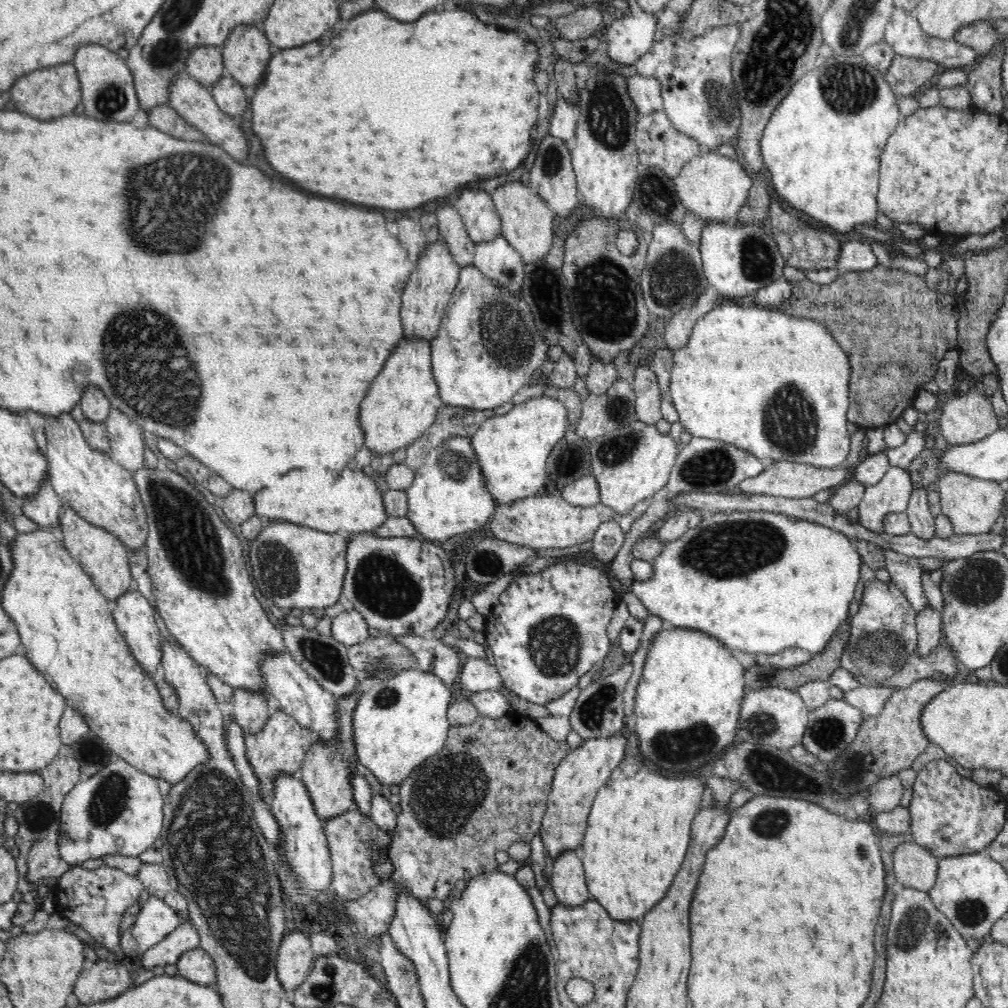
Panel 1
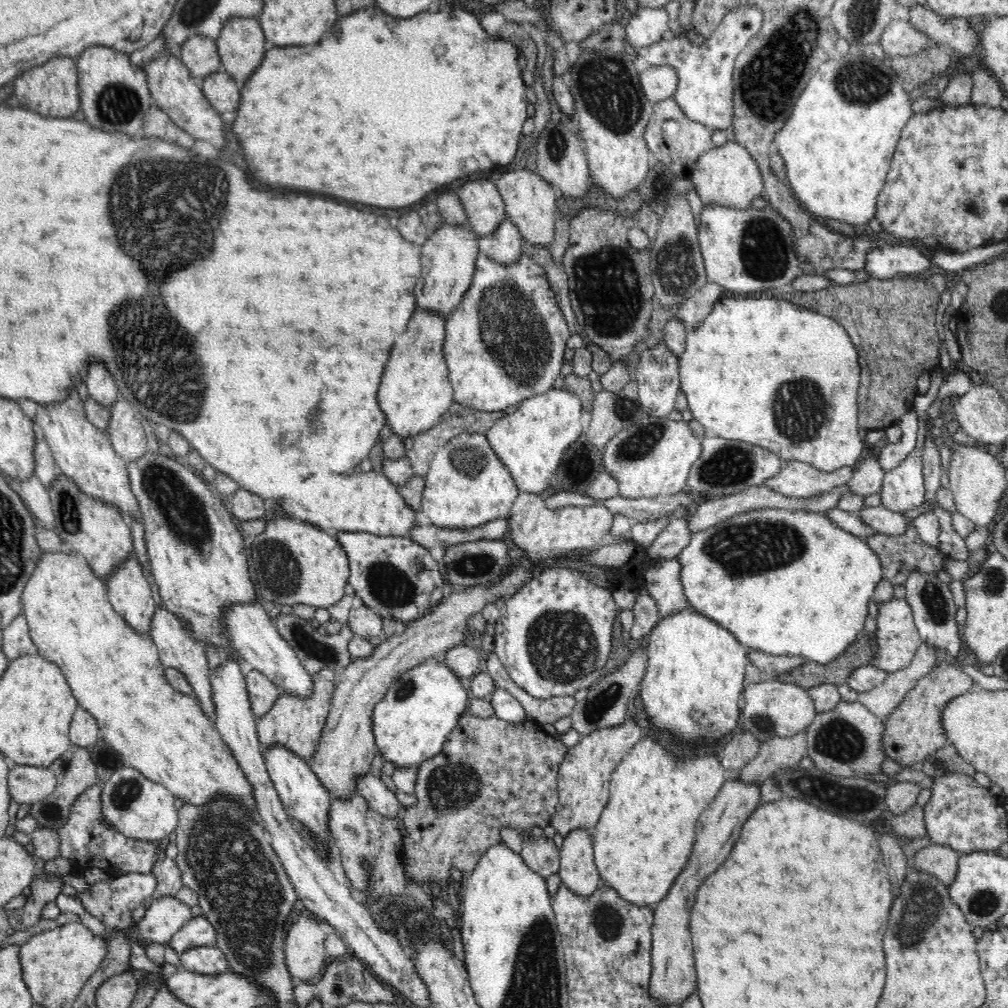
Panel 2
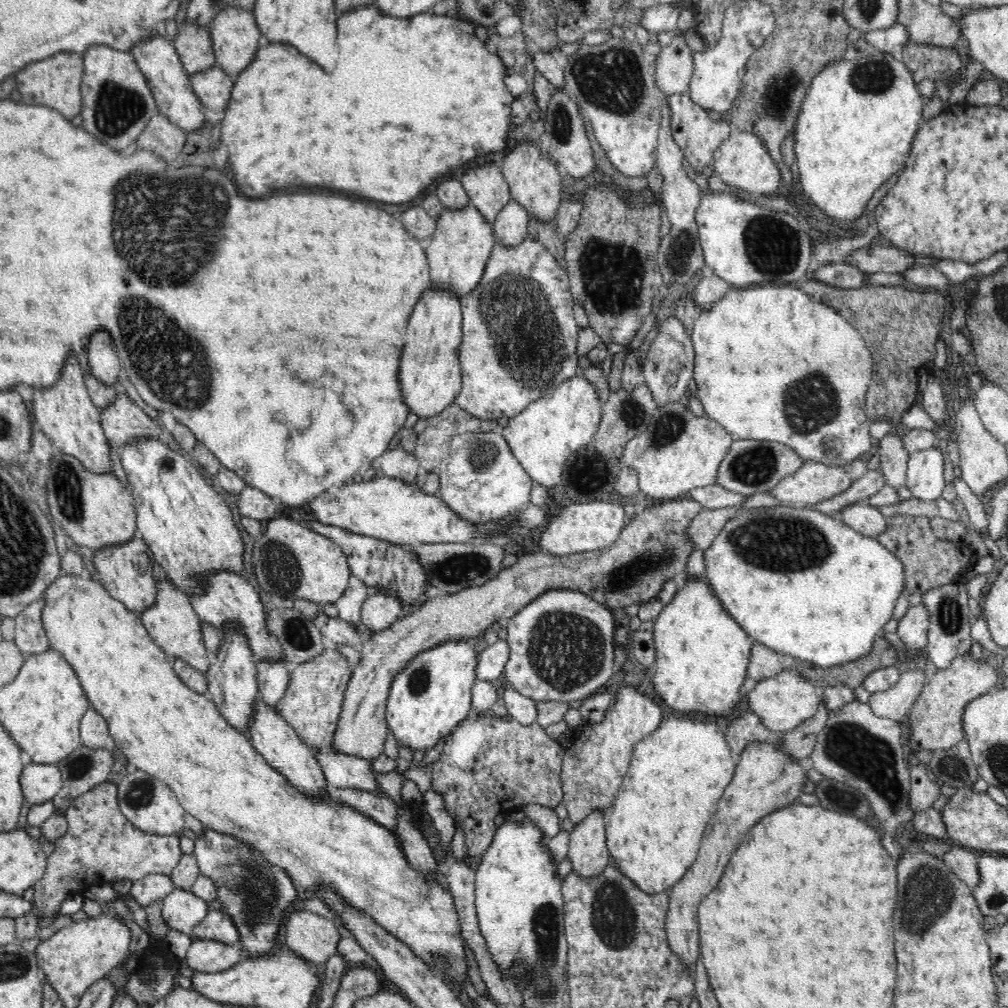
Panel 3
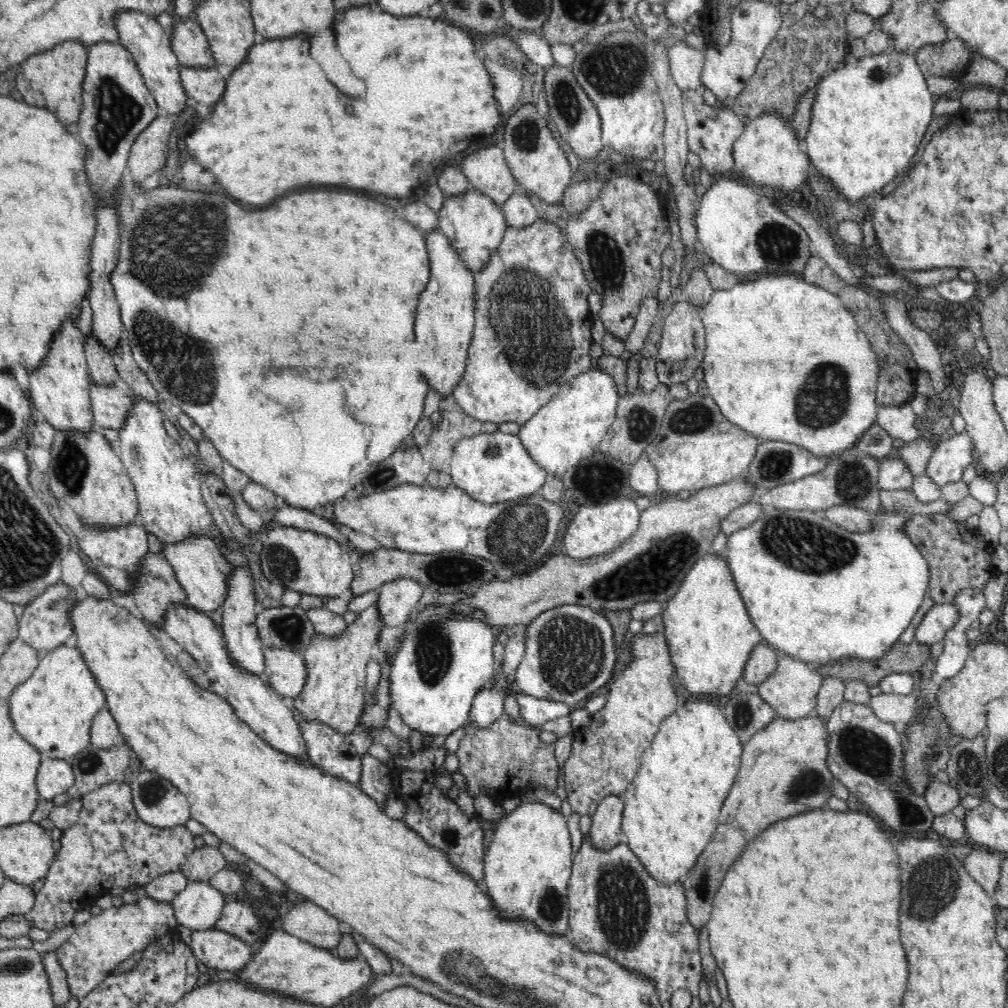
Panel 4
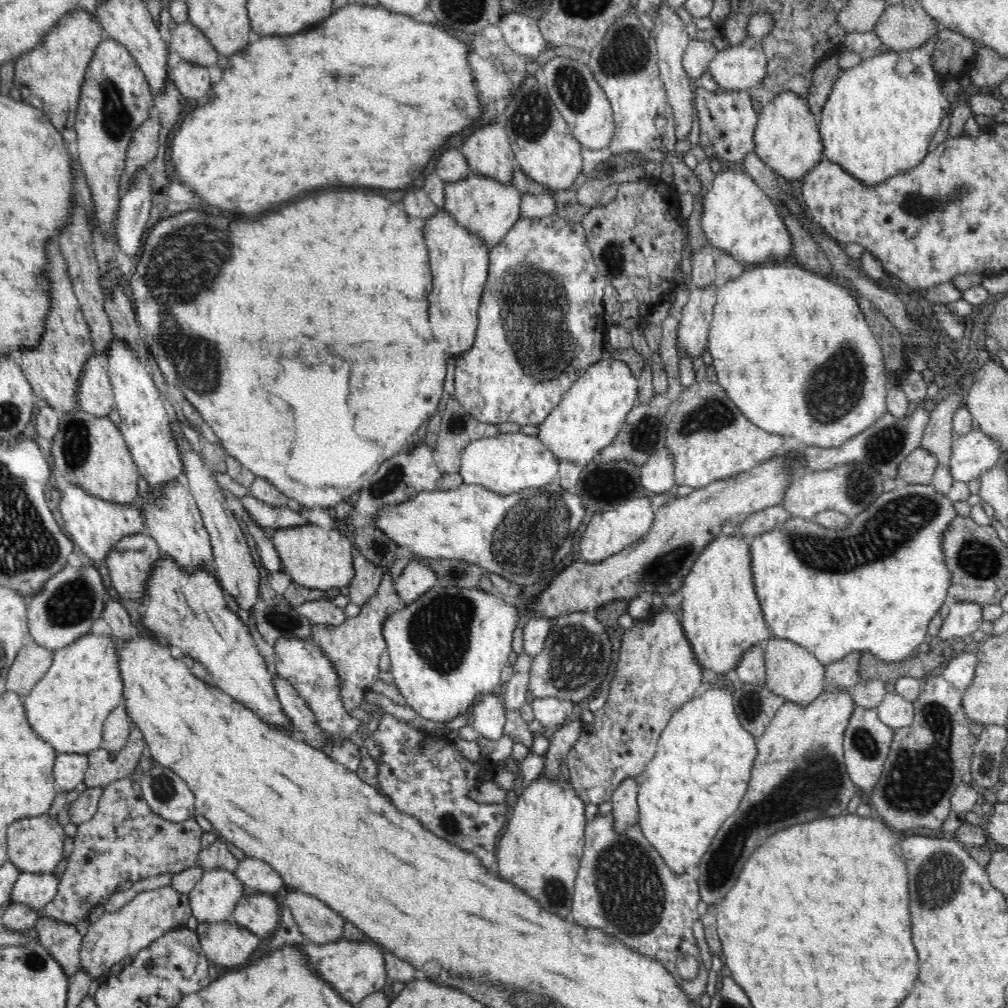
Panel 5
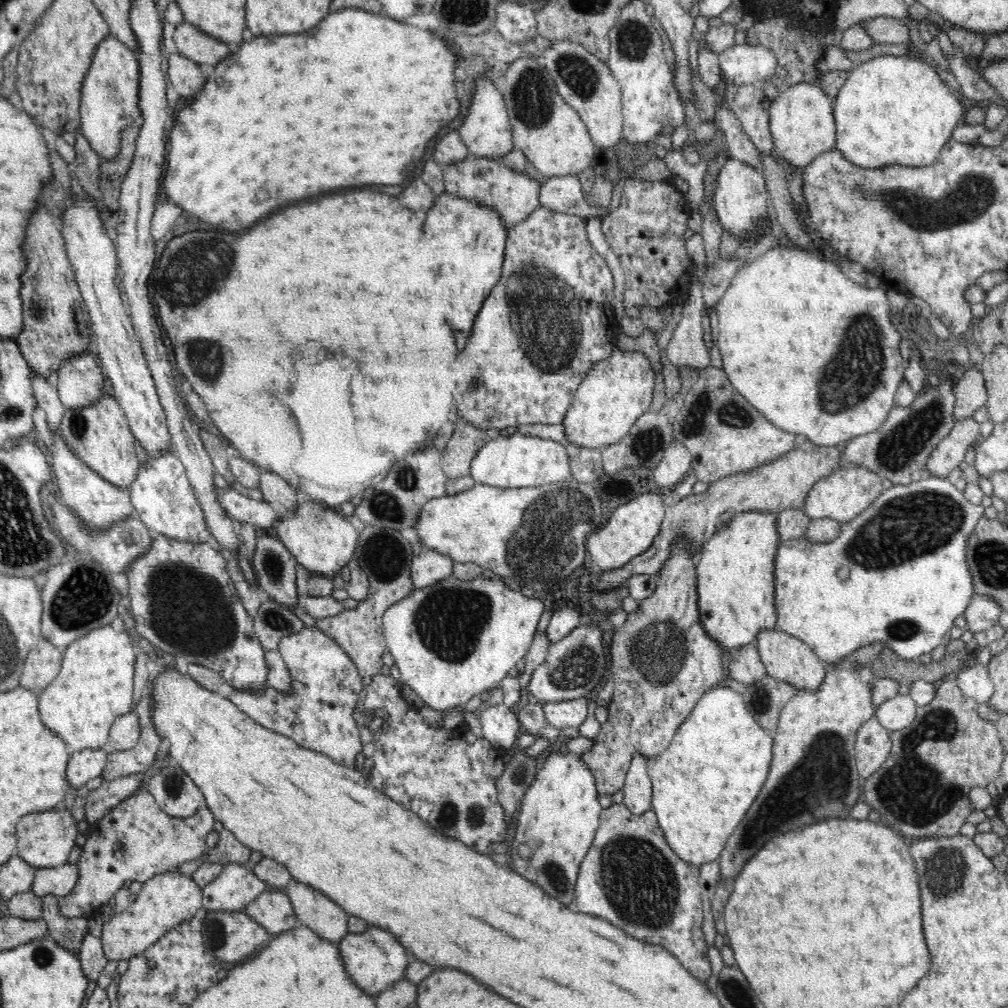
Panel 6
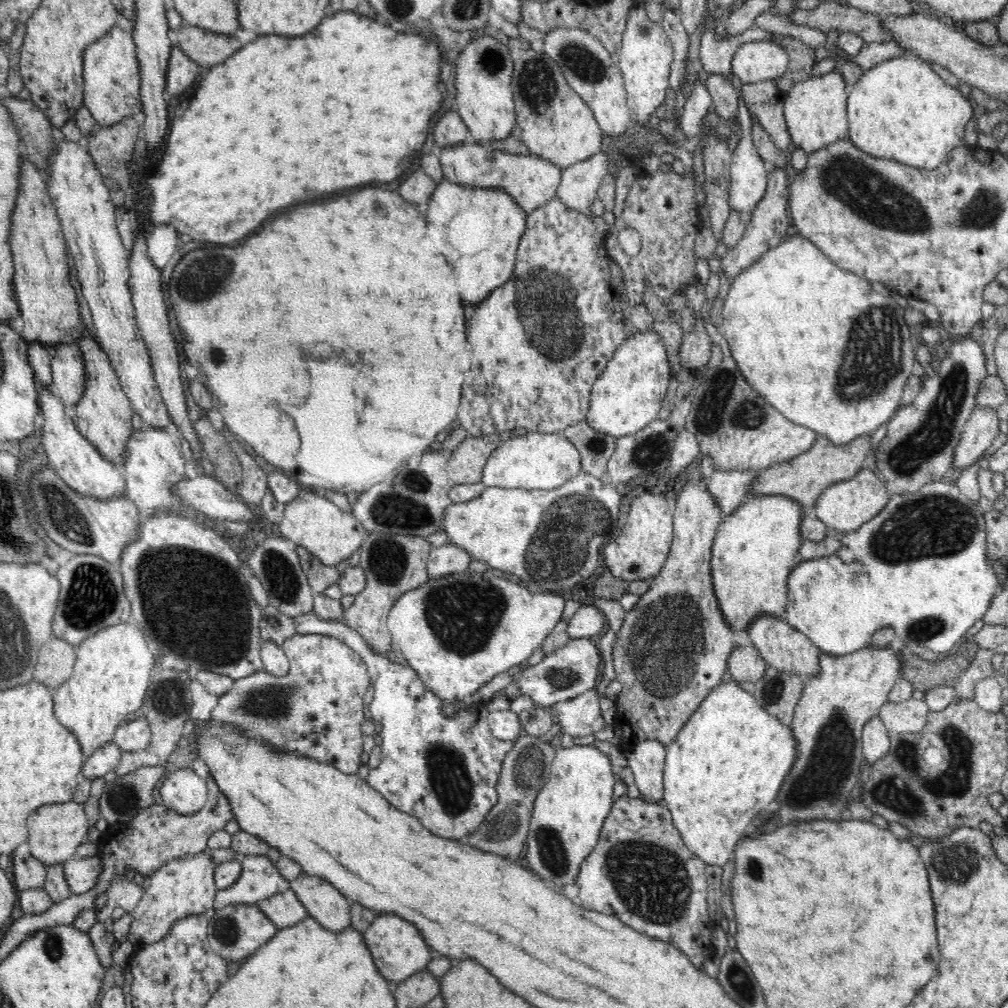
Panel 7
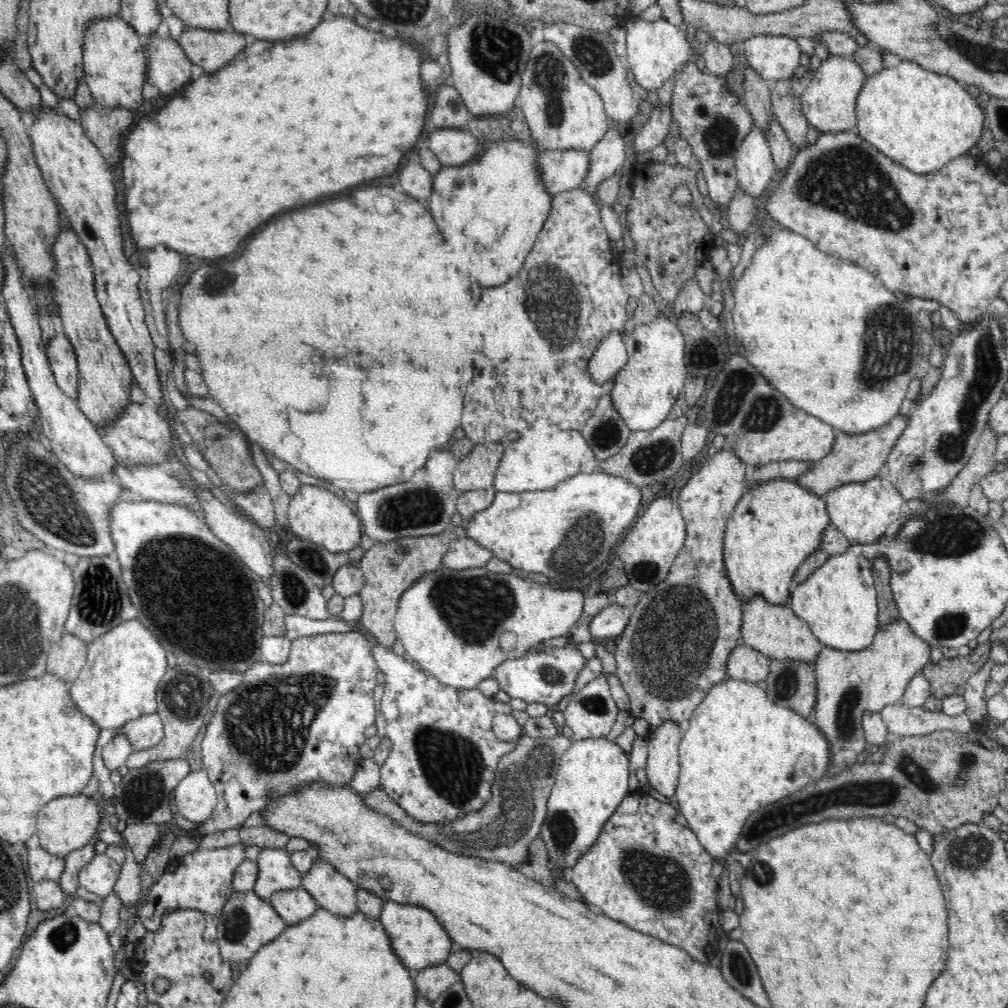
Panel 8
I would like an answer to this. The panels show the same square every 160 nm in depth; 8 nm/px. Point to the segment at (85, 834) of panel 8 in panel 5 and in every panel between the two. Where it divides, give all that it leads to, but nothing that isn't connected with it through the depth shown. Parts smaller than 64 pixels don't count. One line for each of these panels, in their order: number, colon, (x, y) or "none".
5: (35, 845)
6: (45, 839)
7: (54, 832)

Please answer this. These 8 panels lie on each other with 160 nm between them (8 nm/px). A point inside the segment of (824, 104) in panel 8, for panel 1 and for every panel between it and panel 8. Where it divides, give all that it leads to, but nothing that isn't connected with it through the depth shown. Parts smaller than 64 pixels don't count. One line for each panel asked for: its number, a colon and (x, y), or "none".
1: (714, 187)
2: (726, 175)
3: (742, 160)
4: (768, 153)
5: (787, 138)
6: (801, 122)
7: (815, 108)

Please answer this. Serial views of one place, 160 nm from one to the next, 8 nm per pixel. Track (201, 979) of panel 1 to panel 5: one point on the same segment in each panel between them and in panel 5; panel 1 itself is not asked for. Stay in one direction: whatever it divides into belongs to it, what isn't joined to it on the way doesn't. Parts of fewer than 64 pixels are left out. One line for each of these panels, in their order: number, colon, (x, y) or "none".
2: (205, 960)
3: (209, 956)
4: (215, 948)
5: (225, 943)

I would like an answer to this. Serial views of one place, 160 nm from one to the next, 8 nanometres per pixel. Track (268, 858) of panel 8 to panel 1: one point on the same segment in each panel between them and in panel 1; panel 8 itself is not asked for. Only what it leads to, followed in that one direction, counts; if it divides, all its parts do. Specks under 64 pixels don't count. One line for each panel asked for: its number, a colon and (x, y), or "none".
1: (155, 920)
2: (165, 916)
3: (182, 910)
4: (199, 905)
5: (213, 899)
6: (236, 887)
7: (260, 879)

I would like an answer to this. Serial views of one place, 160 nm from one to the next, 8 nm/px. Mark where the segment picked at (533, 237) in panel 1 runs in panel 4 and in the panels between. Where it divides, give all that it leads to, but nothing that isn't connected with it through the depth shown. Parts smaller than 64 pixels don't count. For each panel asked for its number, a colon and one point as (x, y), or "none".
2: (530, 202)
3: (534, 181)
4: (539, 165)

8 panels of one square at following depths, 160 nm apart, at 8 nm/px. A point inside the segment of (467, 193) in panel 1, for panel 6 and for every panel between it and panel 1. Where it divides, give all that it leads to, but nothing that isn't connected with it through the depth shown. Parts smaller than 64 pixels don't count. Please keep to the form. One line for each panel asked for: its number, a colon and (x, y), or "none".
2: (483, 204)
3: (488, 192)
4: (486, 169)
5: (488, 152)
6: (486, 131)

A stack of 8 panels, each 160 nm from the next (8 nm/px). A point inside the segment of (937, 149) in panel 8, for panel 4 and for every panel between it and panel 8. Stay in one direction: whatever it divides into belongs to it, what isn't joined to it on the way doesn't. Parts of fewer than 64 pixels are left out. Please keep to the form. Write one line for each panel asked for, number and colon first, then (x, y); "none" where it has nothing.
4: (868, 118)
5: (881, 115)
6: (892, 110)
7: (901, 109)

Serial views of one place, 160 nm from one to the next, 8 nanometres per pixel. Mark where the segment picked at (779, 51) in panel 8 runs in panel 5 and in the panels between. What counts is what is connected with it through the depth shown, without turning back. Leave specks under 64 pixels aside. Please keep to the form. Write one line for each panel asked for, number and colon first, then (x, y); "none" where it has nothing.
5: (738, 67)
6: (743, 64)
7: (755, 61)

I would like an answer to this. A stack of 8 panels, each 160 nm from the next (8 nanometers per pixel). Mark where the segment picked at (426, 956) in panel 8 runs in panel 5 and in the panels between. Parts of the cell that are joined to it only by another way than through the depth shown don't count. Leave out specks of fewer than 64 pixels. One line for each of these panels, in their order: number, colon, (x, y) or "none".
5: (355, 969)
6: (375, 959)
7: (398, 950)

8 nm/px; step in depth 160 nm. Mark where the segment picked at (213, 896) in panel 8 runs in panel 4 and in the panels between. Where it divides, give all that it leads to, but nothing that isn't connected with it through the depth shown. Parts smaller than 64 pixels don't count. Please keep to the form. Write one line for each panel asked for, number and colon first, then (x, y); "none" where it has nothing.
4: (97, 946)
5: (149, 915)
6: (167, 899)
7: (184, 886)

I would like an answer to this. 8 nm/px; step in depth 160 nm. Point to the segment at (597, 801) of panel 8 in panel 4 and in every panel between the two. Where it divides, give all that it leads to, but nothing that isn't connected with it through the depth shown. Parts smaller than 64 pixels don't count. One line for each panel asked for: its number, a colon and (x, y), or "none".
4: (528, 860)
5: (540, 852)
6: (560, 813)
7: (569, 812)

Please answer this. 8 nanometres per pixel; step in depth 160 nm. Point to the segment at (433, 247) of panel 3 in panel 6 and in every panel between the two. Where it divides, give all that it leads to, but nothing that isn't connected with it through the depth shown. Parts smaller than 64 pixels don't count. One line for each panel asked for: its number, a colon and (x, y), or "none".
4: (475, 225)
5: (488, 209)
6: (514, 195)

